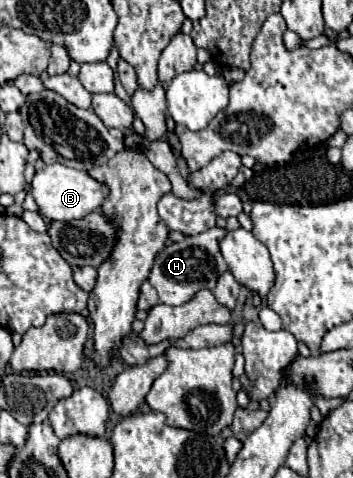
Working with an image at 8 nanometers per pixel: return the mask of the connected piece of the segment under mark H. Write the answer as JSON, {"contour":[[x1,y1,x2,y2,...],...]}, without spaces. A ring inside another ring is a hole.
{"contour":[[212,227,212,229,208,229,204,233,198,233,194,237,186,237,180,243,170,243,170,245,166,245,156,255,156,261,152,265,152,271,150,271,148,281,158,291,160,303,166,303,166,305,182,305,196,291,200,291,204,287,214,289,216,279,228,269,228,265,222,259,220,247,218,247,218,243,220,243,220,239,224,235,226,235,226,229]]}

